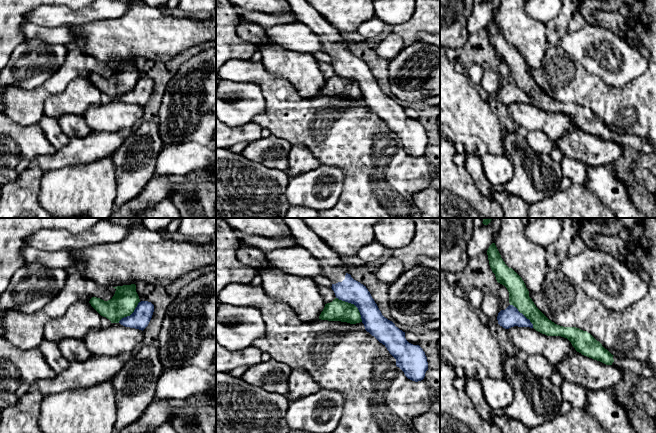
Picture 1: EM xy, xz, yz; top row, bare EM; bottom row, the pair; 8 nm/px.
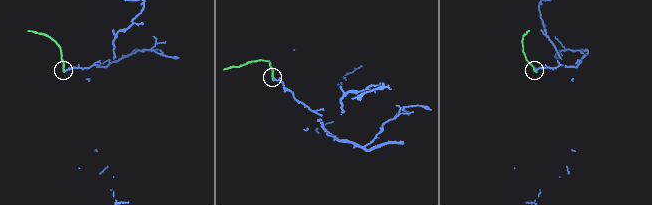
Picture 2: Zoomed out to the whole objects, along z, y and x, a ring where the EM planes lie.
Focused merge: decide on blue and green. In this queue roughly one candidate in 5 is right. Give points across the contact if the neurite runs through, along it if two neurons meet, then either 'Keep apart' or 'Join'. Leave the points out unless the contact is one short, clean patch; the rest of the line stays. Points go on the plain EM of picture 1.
Boundary: xz (336, 73), (352, 79), (357, 84), (362, 97). Keep apart

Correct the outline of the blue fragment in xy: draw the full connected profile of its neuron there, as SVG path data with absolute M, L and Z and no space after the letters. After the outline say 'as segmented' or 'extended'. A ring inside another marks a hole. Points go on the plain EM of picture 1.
M141 77L138 79L134 88L127 93L122 94L119 99L125 103L144 106L153 91L154 81L148 77Z | as segmented

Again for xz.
M306 0L287 2L297 21L319 36L323 51L331 57L336 74L358 84L365 106L387 124L396 135L396 142L408 155L415 158L423 156L428 146L425 128L419 121L409 119L405 114L405 108L382 91L366 62L345 48L342 33Z | extended

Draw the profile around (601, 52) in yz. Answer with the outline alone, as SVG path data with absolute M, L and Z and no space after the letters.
M589 22L578 31L567 32L557 48L567 53L572 63L583 66L586 71L615 88L623 88L631 83L648 66L648 60L615 33Z

